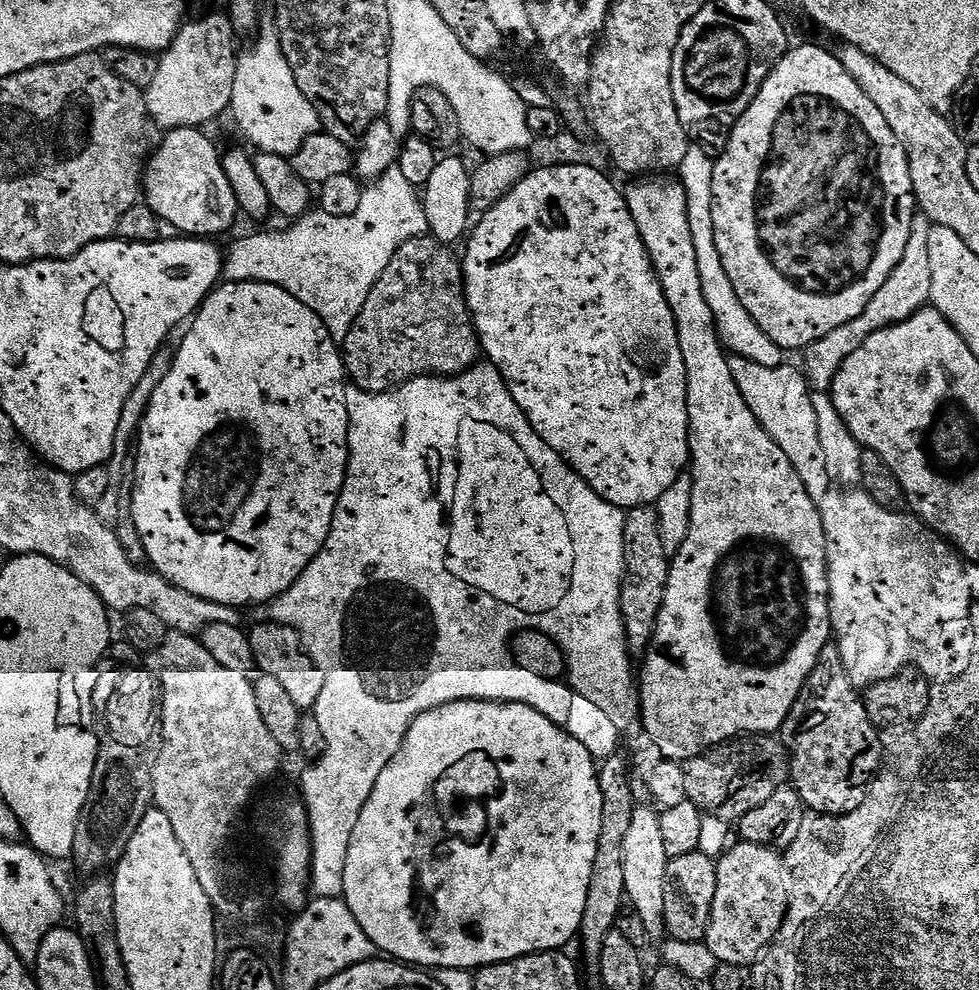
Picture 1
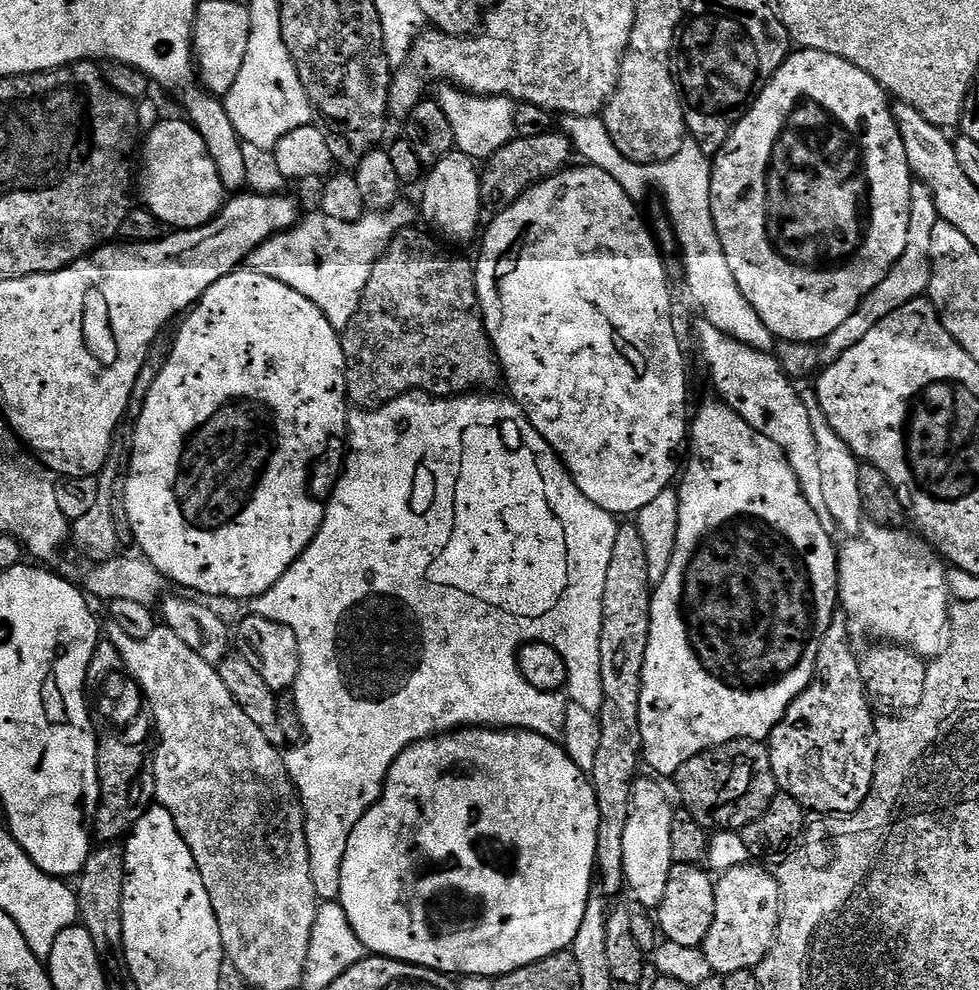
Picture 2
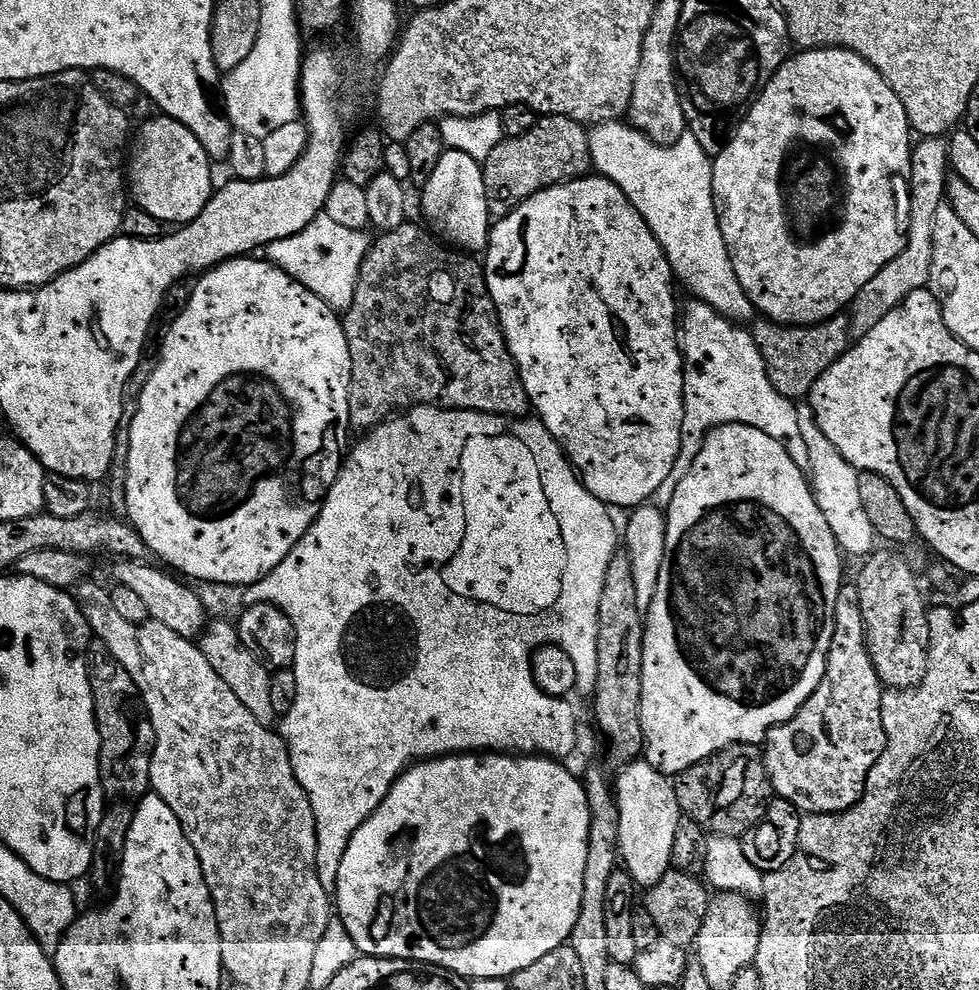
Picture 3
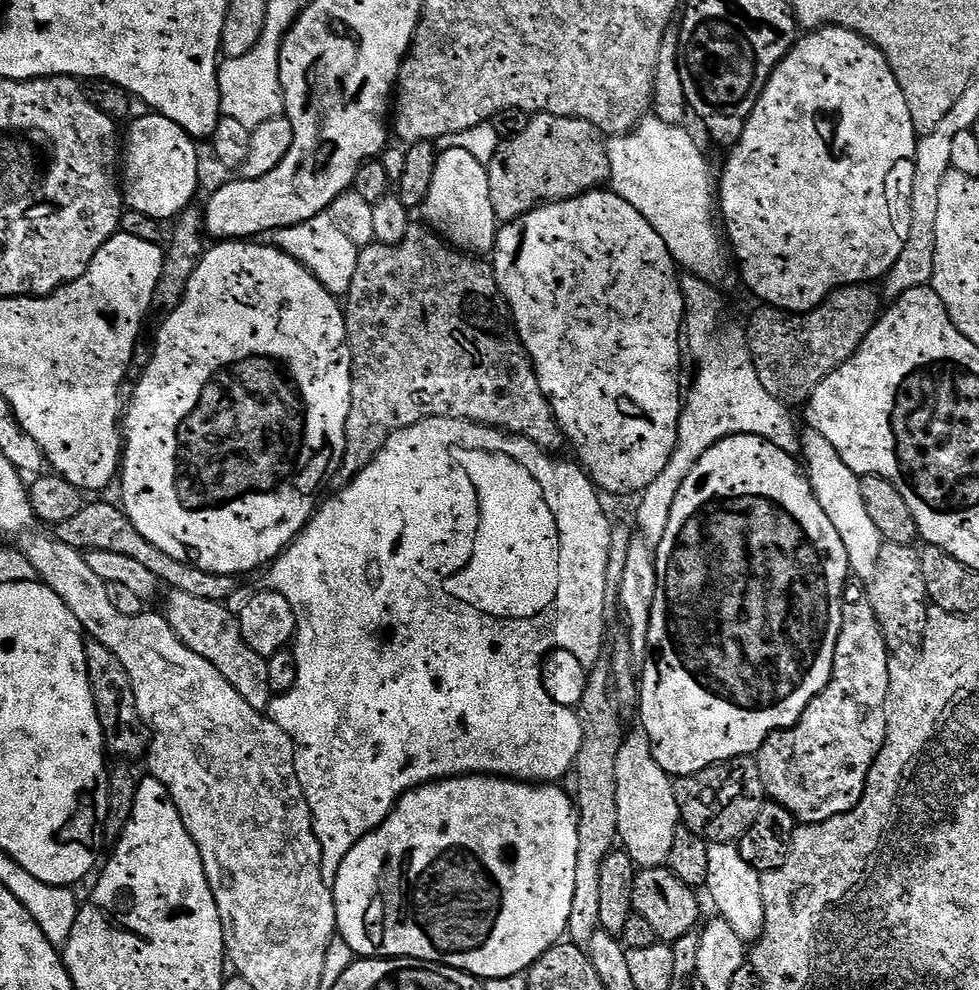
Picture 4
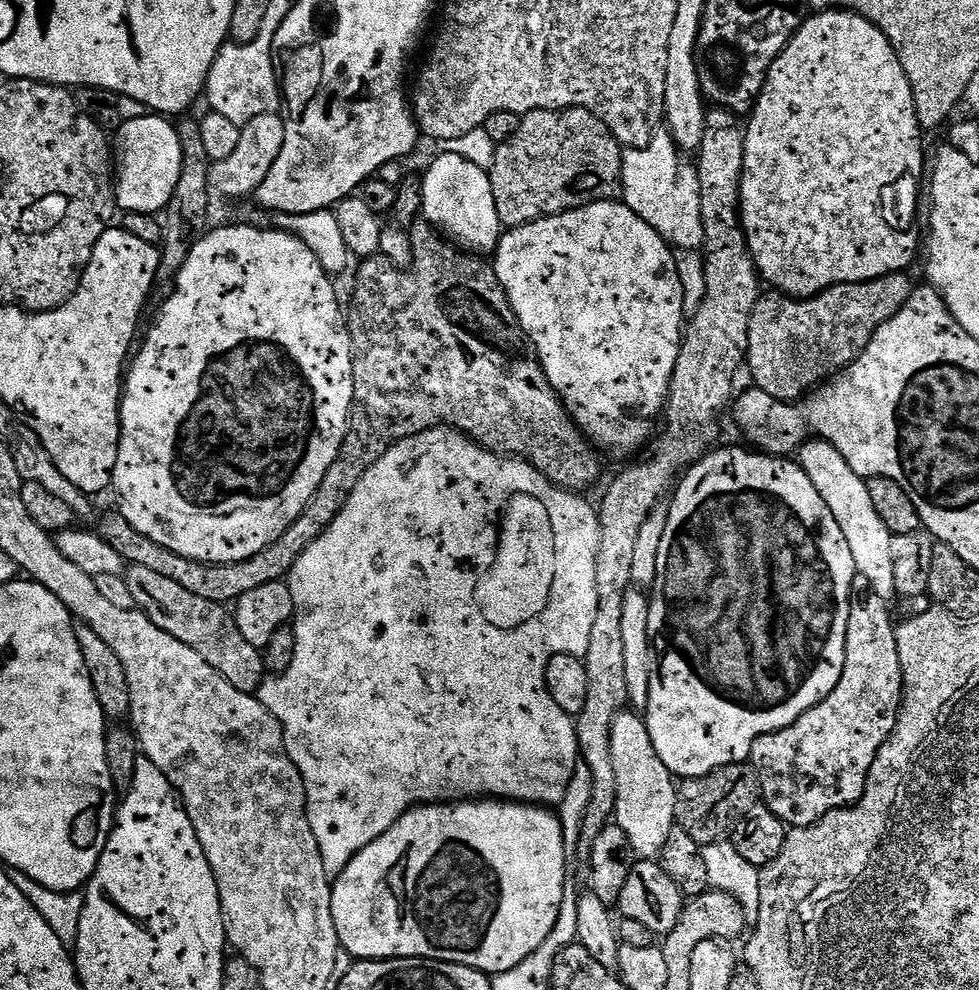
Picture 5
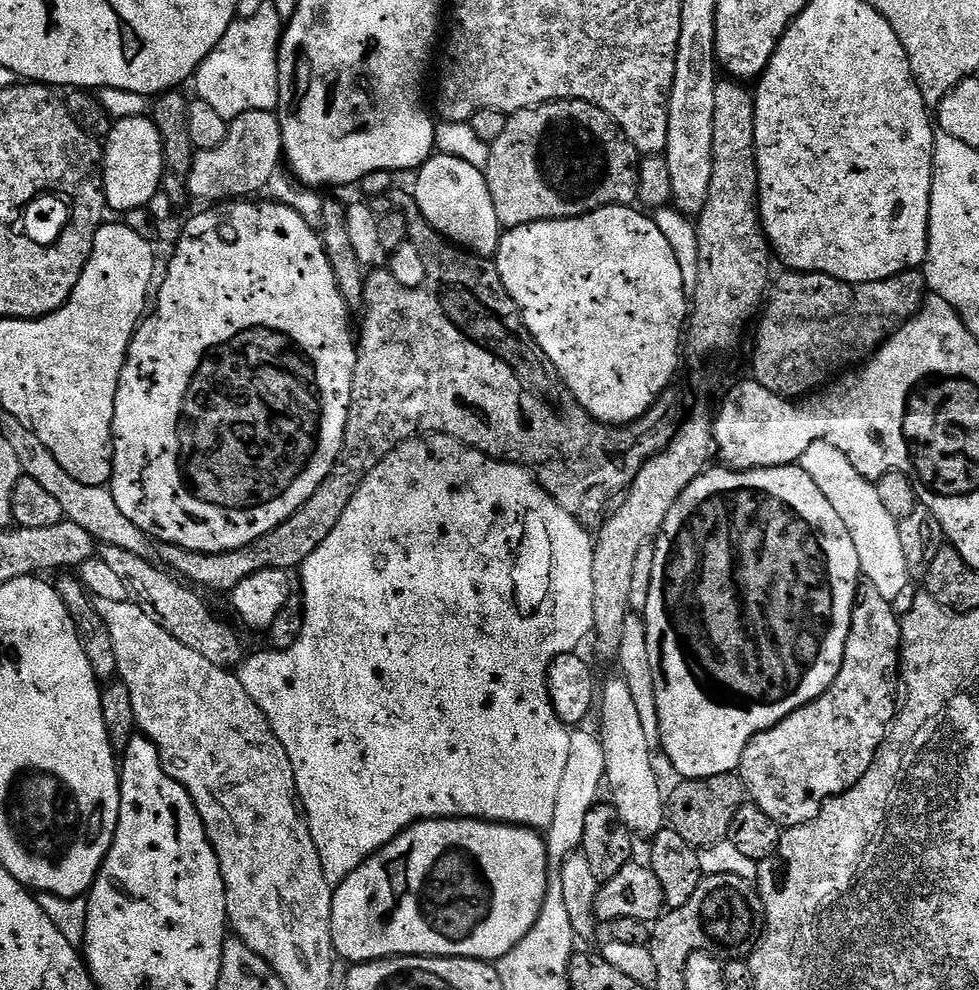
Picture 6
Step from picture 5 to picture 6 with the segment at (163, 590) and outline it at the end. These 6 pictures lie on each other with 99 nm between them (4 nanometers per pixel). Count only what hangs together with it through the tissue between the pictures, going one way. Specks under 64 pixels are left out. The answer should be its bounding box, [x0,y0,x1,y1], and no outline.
[98,544,246,669]

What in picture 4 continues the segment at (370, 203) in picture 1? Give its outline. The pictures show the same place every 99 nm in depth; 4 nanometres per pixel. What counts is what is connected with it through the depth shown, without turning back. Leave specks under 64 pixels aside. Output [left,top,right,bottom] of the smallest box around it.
[258,214,360,297]

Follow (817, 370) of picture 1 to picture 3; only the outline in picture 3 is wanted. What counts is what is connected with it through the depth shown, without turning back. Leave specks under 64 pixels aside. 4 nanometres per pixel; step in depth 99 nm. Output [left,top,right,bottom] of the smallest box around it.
[850,138,949,338]

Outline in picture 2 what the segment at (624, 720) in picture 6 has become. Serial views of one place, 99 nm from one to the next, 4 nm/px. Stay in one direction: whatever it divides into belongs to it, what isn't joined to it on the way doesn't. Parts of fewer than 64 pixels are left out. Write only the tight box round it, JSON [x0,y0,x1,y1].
[622,779,674,910]

